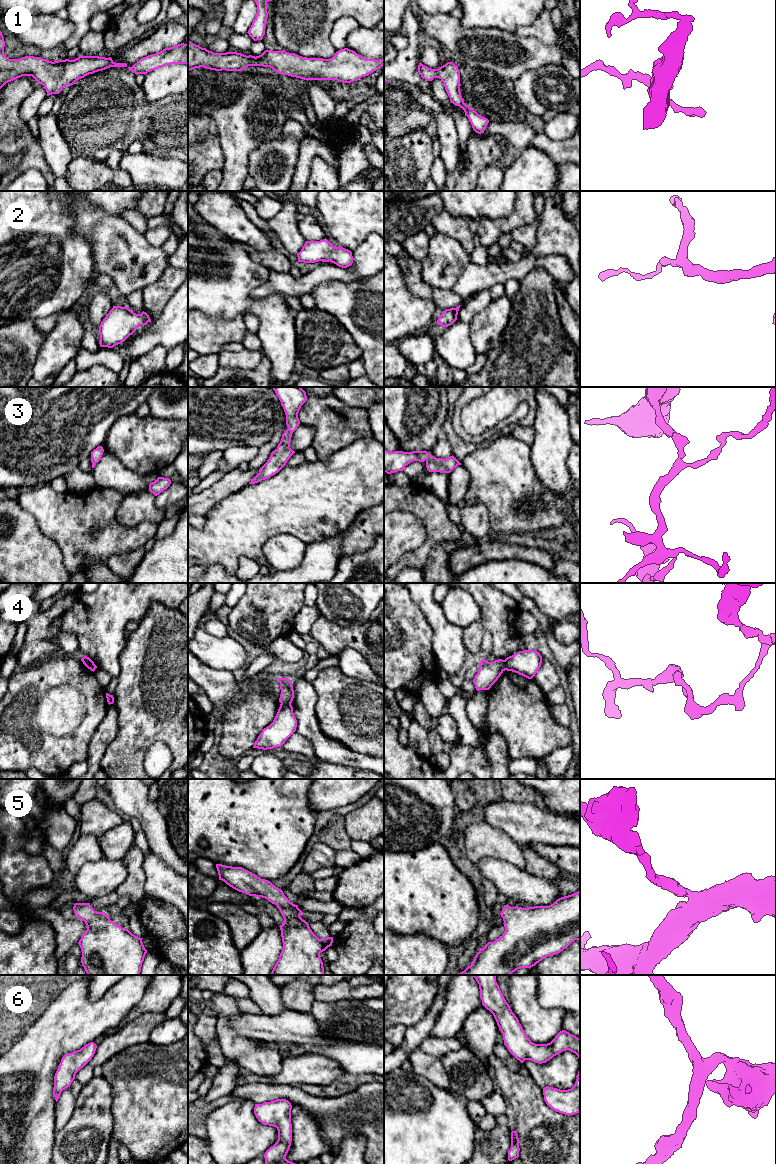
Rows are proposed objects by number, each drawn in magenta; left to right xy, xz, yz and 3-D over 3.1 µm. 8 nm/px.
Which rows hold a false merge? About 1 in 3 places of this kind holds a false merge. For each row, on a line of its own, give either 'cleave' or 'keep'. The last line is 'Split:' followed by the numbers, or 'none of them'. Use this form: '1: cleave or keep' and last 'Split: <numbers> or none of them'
1: keep
2: keep
3: keep
4: cleave
5: keep
6: keep
Split: 4

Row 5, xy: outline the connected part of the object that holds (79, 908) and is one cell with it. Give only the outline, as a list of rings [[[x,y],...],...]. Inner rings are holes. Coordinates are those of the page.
[[[75,903],[73,910],[75,916],[87,926],[78,942],[82,951],[81,963],[87,975],[140,975],[147,953],[143,938],[111,921],[105,912],[95,911],[90,903]]]

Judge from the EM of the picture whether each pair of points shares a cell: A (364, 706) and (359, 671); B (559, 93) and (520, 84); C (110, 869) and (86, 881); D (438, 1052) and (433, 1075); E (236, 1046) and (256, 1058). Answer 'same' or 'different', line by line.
A: different
B: same
C: same
D: different
E: same

